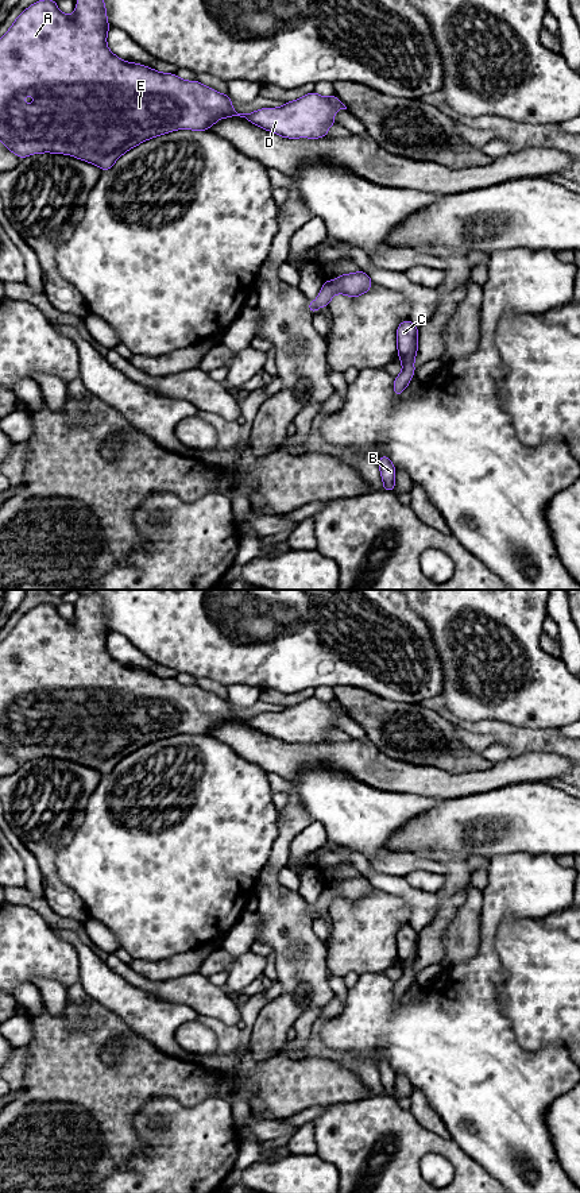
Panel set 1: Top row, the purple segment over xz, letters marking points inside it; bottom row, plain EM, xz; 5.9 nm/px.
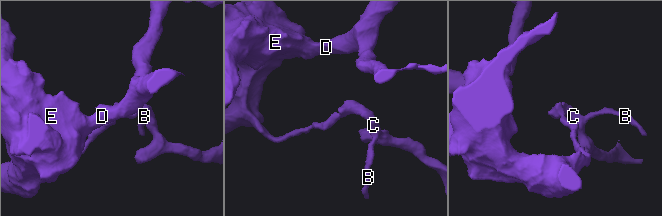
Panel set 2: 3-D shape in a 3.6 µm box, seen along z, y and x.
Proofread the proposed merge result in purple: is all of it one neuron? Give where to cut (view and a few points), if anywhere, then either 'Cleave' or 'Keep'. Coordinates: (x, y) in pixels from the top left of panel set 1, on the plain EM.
No split. Keep

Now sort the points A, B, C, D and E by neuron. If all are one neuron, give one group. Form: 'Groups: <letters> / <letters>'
Groups: A B C D E

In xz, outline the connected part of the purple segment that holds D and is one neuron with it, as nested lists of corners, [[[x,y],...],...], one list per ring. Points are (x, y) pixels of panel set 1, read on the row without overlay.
[[[81,595],[77,603],[77,610],[73,619],[65,619],[57,611],[55,605],[45,603],[31,609],[26,615],[23,615],[11,633],[0,642],[0,745],[5,749],[5,752],[18,760],[20,764],[31,760],[31,758],[42,758],[42,757],[53,757],[53,758],[66,758],[73,760],[74,762],[82,764],[92,769],[98,771],[103,776],[109,775],[119,761],[125,758],[132,752],[143,748],[155,741],[165,740],[170,736],[175,734],[194,734],[204,736],[210,734],[210,731],[220,723],[240,721],[245,725],[256,729],[260,733],[264,733],[270,737],[278,738],[282,742],[324,742],[328,740],[328,733],[333,729],[337,729],[333,725],[333,719],[339,714],[347,714],[347,711],[333,699],[329,702],[324,702],[317,699],[316,696],[310,696],[302,700],[298,704],[283,709],[279,713],[262,713],[252,718],[237,718],[232,713],[232,704],[227,699],[221,699],[220,696],[205,691],[204,688],[194,686],[185,686],[179,683],[177,679],[171,677],[159,677],[148,671],[125,667],[116,661],[107,650],[107,638],[111,630],[107,623],[107,613],[104,609],[104,602],[98,595]]]

